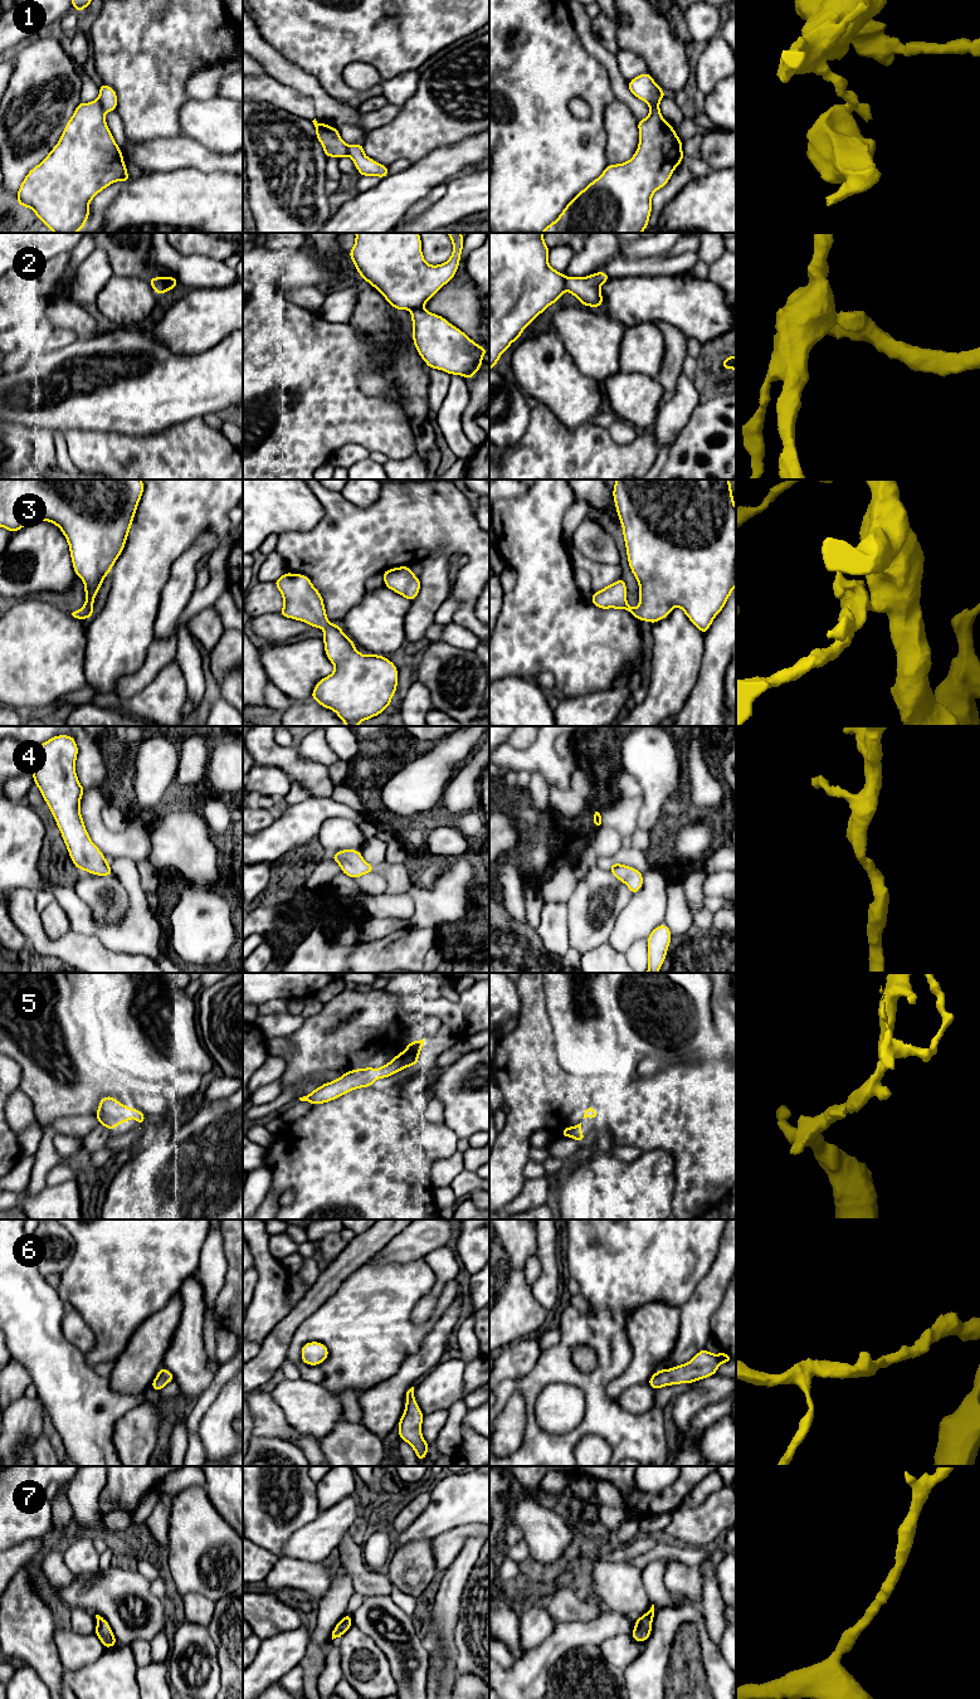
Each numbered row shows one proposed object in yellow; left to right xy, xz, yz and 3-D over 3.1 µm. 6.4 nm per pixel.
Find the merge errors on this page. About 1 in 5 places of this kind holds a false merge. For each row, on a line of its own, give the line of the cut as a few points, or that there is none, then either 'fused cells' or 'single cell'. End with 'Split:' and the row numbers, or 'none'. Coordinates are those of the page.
1: cut in xy along (97, 100), (105, 112); fused cells
2: cut in xy along (171, 276), (166, 283), (171, 288); fused cells
3: no cut; single cell
4: no cut; single cell
5: no cut; single cell
6: no cut; single cell
7: no cut; single cell
Split: 1, 2

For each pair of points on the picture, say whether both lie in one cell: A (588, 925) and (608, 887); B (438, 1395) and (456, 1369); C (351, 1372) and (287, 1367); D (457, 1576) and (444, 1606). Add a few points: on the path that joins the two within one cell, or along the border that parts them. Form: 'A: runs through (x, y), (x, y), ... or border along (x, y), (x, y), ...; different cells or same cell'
A: runs through (591, 916), (591, 910), (599, 896); same cell
B: runs through (440, 1388), (449, 1376); same cell
C: border along (286, 1359), (297, 1368), (301, 1377); different cells
D: runs through (451, 1583), (445, 1598); same cell

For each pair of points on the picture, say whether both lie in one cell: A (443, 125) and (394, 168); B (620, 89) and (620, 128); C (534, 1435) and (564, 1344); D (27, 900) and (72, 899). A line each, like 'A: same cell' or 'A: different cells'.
A: different cells
B: different cells
C: same cell
D: different cells

